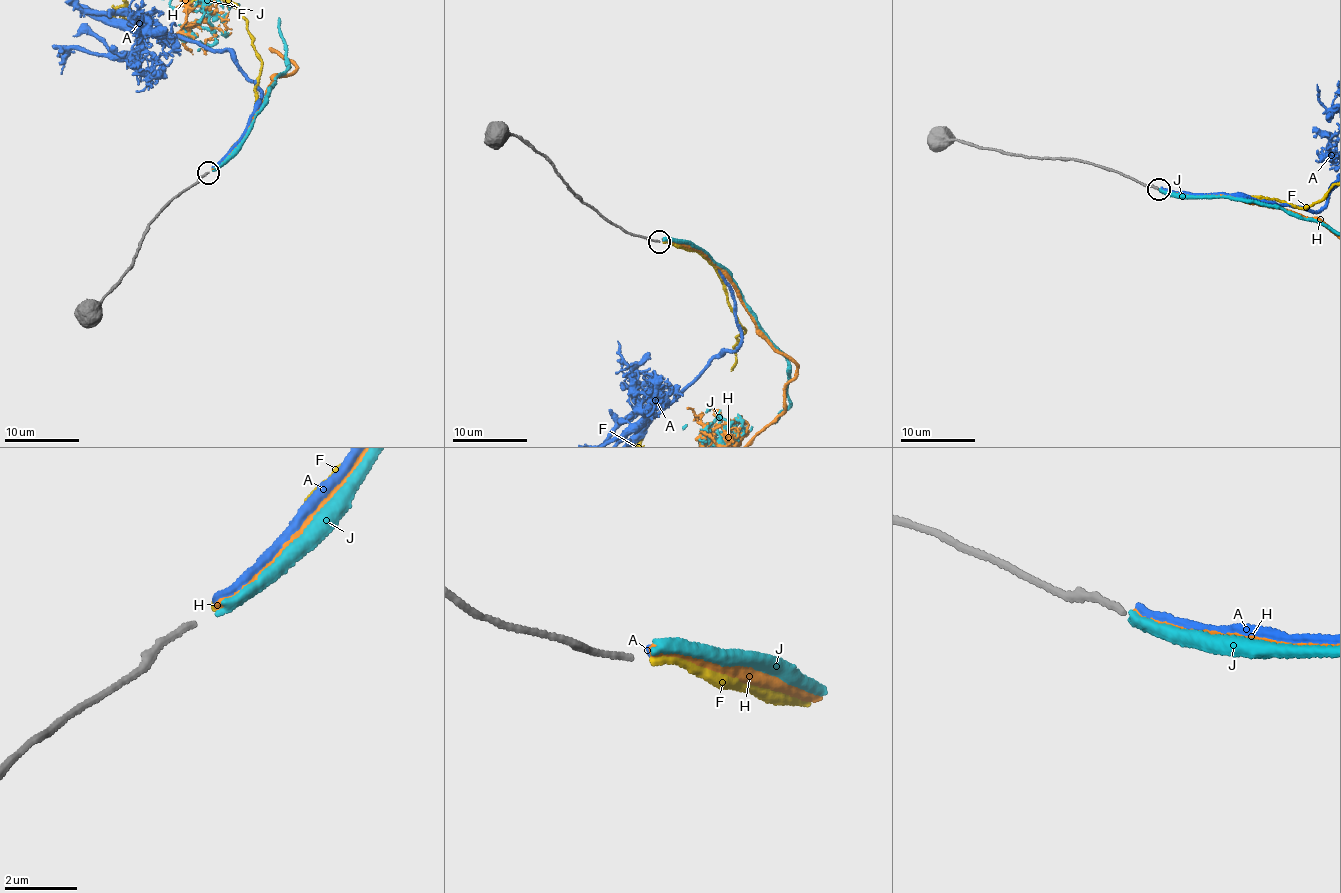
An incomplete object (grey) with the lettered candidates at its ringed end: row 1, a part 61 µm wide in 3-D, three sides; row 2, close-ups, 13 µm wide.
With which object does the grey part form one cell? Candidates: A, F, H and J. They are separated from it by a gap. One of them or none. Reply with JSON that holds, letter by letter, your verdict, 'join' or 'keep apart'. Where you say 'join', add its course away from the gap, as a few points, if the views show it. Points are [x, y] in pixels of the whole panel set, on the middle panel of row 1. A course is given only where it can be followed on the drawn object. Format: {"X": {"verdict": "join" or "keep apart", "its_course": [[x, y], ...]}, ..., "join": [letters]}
{"A": {"verdict": "keep apart"}, "F": {"verdict": "keep apart"}, "H": {"verdict": "keep apart"}, "J": {"verdict": "keep apart"}, "join": []}

